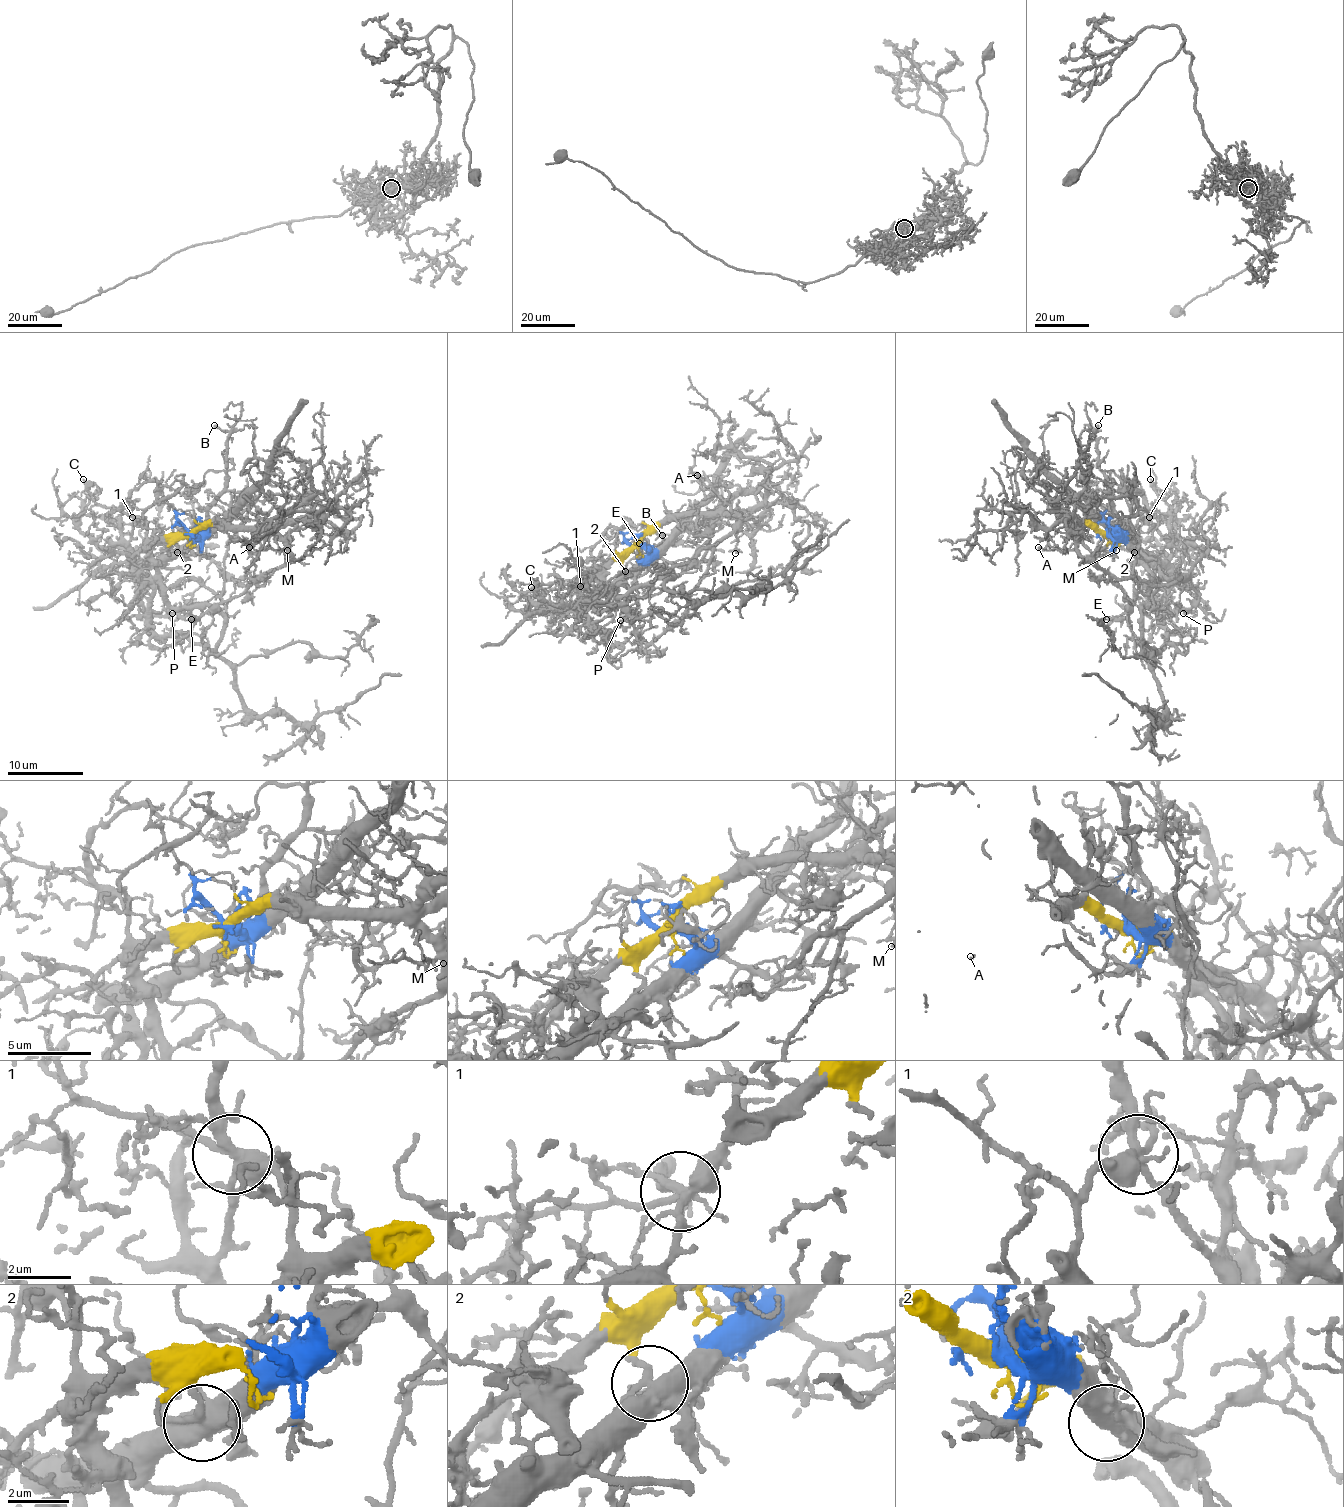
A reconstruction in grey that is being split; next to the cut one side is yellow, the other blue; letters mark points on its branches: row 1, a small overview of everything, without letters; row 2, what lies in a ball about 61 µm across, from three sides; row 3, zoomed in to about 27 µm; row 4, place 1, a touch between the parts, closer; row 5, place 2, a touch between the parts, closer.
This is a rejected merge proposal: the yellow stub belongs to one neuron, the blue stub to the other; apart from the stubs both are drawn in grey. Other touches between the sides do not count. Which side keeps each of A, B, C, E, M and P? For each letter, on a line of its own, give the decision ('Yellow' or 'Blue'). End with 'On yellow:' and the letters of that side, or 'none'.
A: Yellow
B: Blue
C: Yellow
E: Yellow
M: Yellow
P: Blue
On yellow: A, C, E, M

